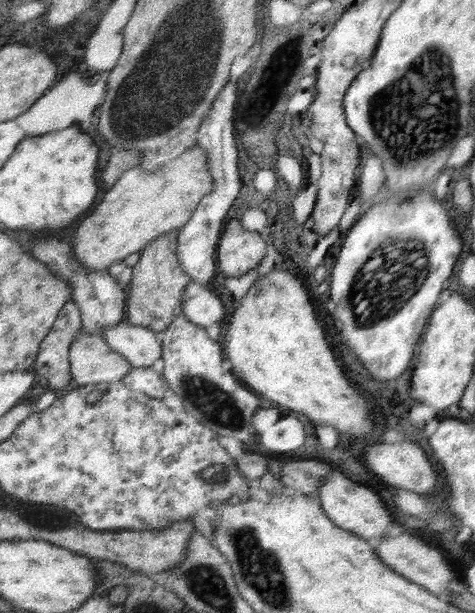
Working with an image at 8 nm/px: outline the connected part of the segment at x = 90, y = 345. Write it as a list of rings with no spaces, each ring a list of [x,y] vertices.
[[[80,330],[70,348],[73,387],[122,381],[133,366],[114,352],[98,332]]]

